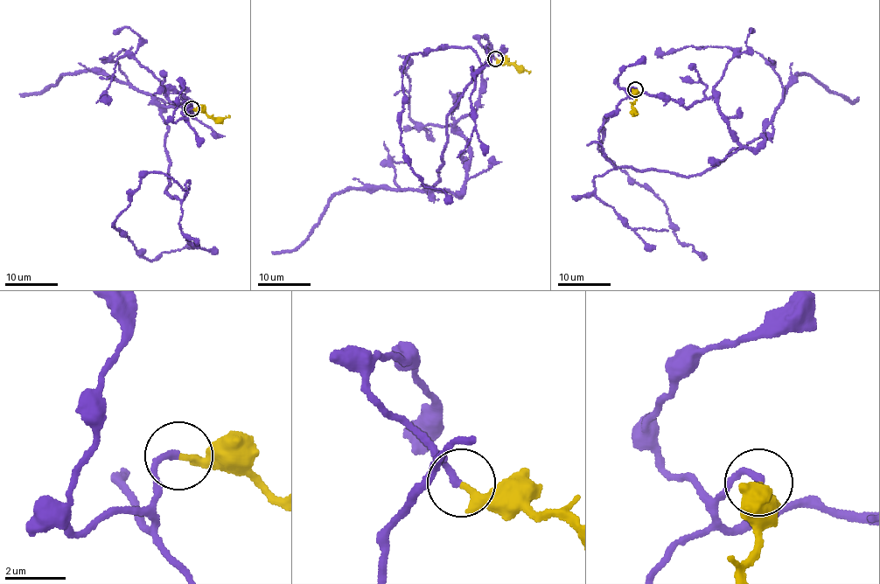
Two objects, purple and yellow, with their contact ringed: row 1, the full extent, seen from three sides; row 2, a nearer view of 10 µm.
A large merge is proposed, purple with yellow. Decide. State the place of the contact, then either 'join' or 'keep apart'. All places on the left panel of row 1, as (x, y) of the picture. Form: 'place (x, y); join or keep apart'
place (192, 108); join

